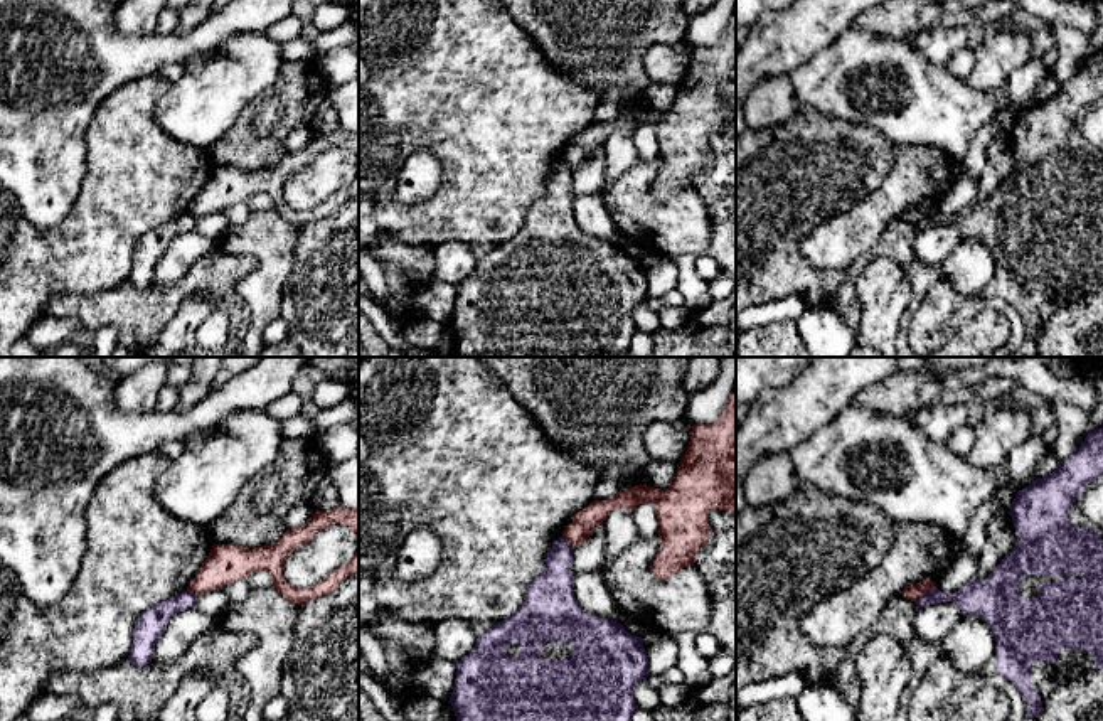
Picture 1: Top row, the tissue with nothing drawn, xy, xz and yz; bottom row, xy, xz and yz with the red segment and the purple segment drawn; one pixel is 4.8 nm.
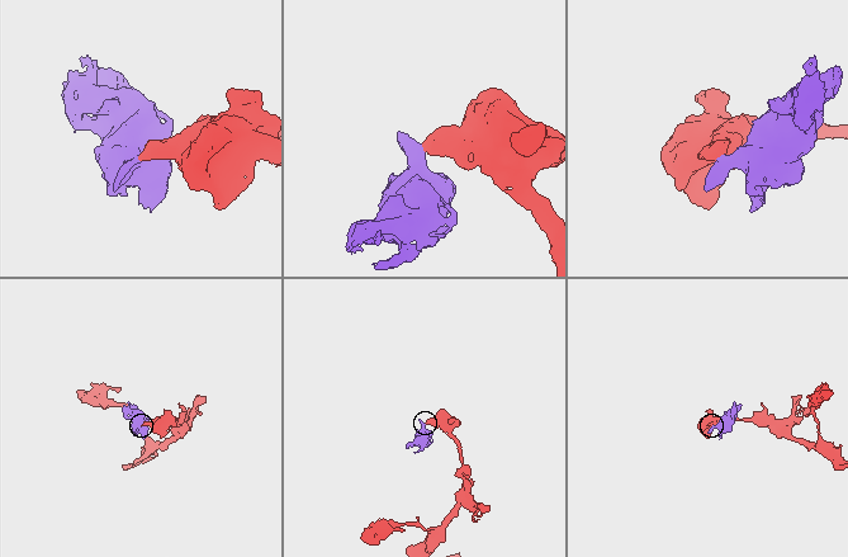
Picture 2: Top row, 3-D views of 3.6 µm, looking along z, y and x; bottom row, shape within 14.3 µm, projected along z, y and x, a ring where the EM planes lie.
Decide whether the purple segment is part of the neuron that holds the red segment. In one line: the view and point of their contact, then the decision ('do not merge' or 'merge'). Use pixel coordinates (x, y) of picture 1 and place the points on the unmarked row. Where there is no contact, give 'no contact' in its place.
meets red in yz at (923, 218); do not merge

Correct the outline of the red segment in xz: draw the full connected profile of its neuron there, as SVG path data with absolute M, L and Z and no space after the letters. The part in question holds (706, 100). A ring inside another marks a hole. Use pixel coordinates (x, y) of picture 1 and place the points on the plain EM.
M736 13L714 45L692 49L687 74L669 111L643 106L620 113L608 123L593 123L573 140L562 160L574 172L603 148L611 133L631 135L645 125L658 136L660 172L652 195L657 202L667 202L694 189L697 175L712 158L712 131L736 136Z

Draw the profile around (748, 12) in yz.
M736 0L736 27L753 27L756 20L775 10L788 8L795 0Z

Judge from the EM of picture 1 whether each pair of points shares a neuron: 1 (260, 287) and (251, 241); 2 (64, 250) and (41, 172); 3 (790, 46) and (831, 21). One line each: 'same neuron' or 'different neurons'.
1: same neuron
2: different neurons
3: same neuron

